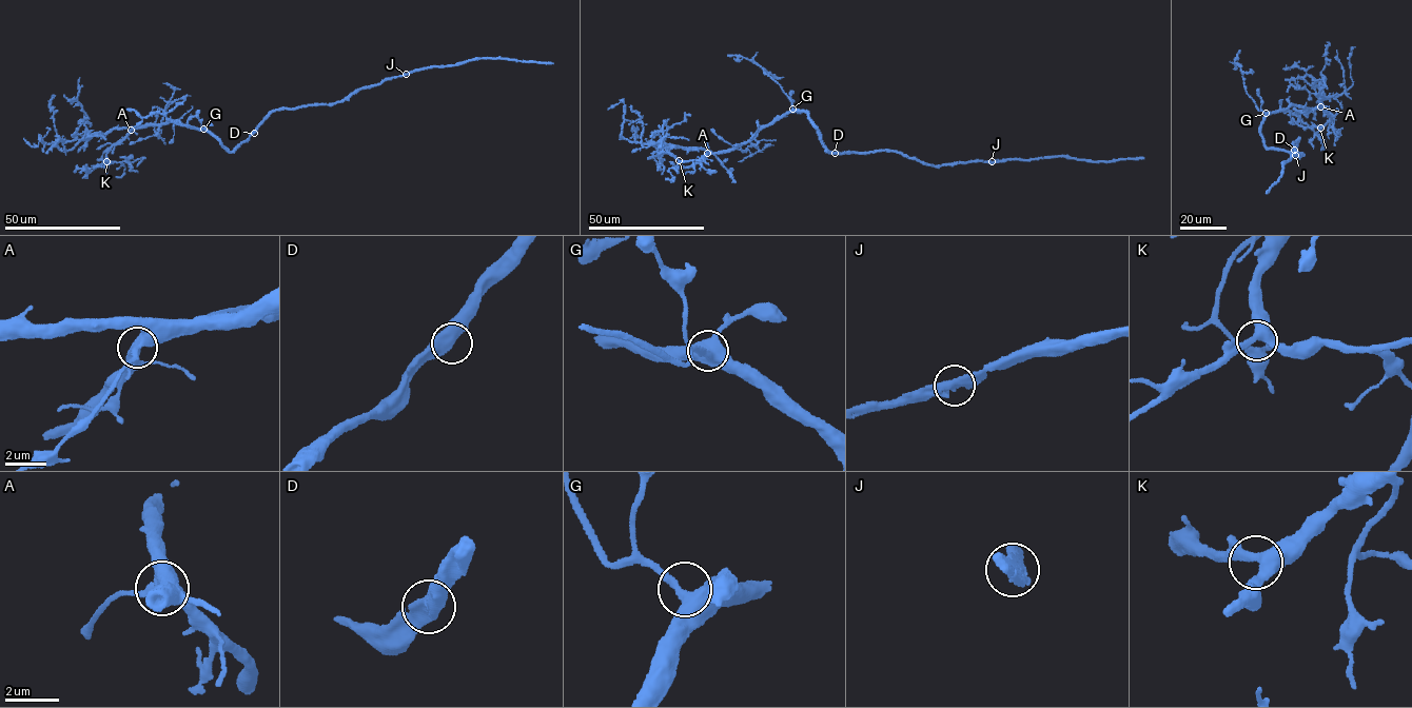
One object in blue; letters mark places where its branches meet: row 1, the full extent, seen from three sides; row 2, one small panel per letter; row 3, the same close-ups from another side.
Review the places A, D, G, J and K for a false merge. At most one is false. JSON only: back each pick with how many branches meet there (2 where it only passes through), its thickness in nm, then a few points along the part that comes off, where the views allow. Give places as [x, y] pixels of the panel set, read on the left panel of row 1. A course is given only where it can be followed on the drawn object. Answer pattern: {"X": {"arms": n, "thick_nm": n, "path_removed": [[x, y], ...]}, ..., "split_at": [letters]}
{"split_at": []}

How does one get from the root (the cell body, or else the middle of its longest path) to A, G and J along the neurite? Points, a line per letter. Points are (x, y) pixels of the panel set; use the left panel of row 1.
A: (253, 132), (232, 152), (208, 132), (175, 120), (131, 130)
G: (253, 132), (232, 152), (203, 129)
J: (253, 132), (272, 112), (334, 104), (364, 89), (406, 74)

